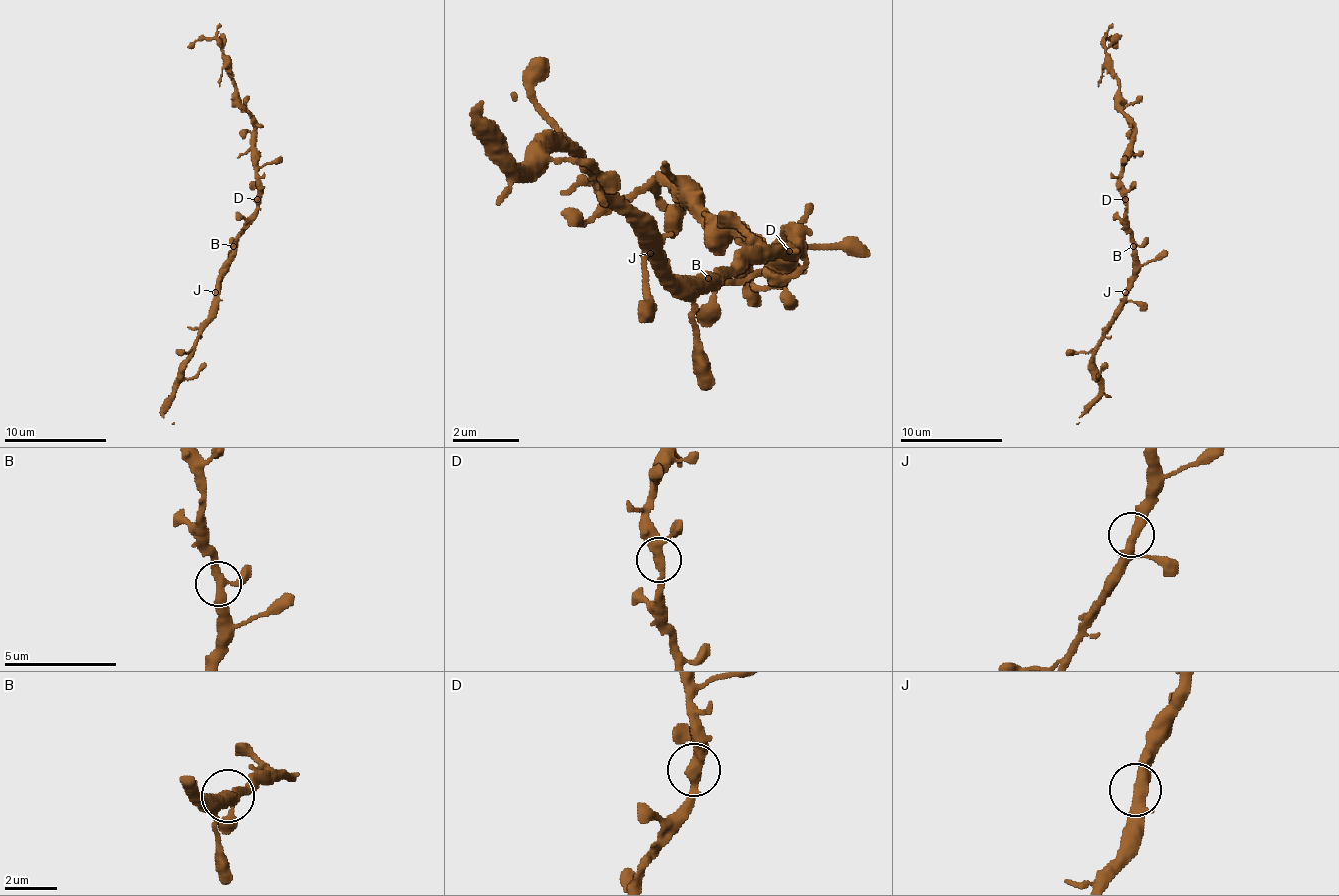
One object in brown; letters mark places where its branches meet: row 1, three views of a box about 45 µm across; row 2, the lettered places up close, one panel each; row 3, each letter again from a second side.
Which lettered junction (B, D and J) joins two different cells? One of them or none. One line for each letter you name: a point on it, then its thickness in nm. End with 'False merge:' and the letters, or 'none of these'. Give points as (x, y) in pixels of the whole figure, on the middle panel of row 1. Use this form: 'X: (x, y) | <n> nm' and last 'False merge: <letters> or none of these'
False merge: none of these

